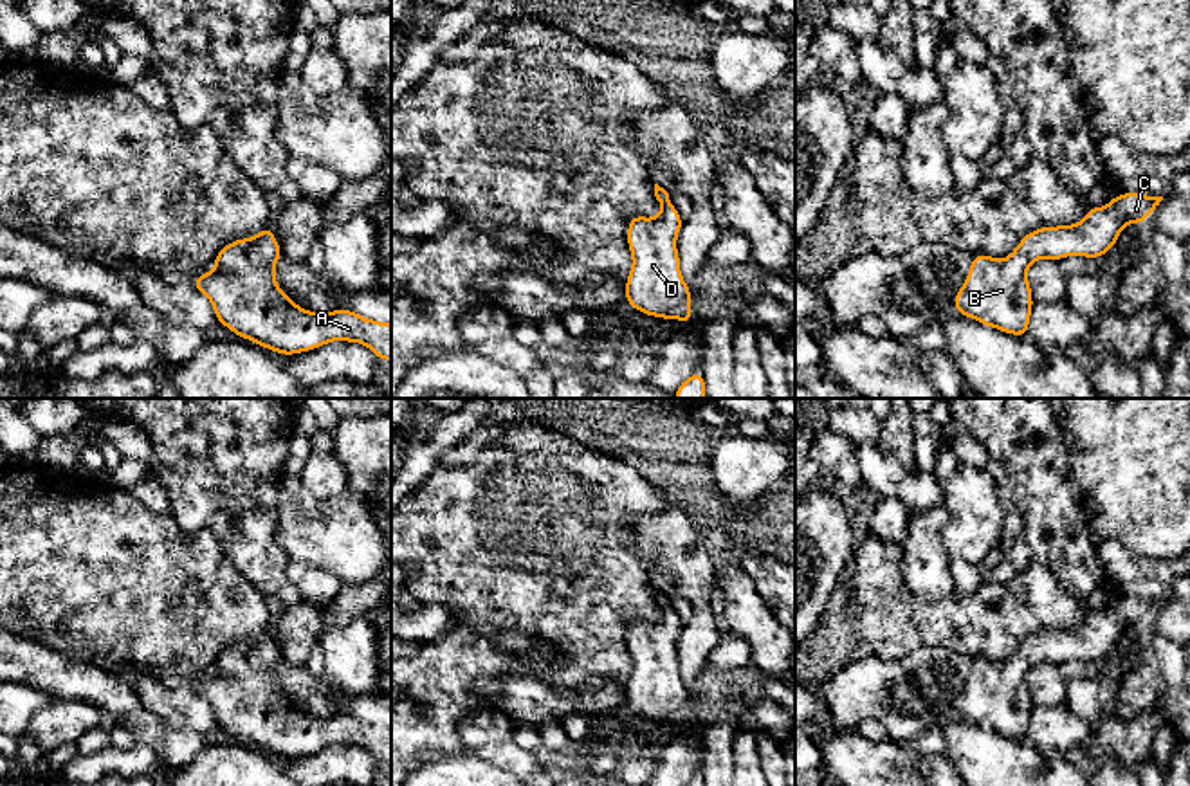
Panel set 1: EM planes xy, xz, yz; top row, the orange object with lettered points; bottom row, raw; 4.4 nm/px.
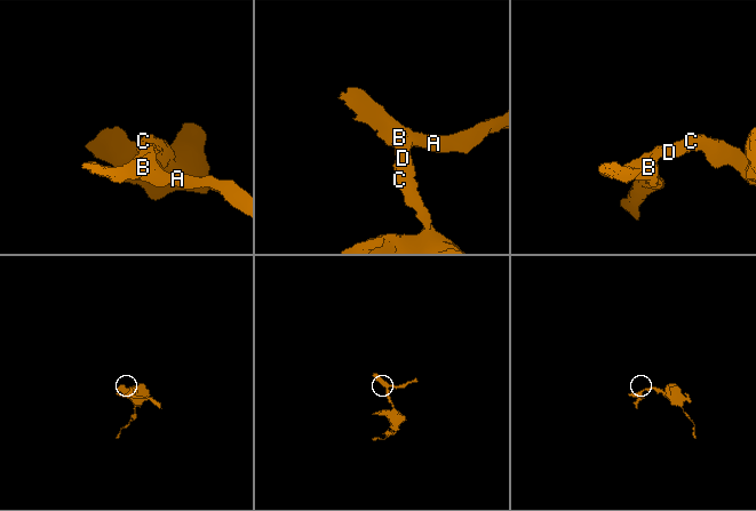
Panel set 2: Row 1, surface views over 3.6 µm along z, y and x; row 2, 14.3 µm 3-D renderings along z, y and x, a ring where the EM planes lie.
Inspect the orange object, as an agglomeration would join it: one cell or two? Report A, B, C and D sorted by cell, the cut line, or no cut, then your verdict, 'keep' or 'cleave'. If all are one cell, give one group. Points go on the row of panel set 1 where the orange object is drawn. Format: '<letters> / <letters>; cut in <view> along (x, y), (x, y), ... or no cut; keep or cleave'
A B C D; no cut; keep

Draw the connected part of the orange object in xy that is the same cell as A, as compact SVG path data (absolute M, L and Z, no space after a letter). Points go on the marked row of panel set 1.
M269 225L220 249L213 260L216 269L200 274L193 285L211 301L218 323L267 350L294 355L348 341L391 361L391 324L344 308L308 312L290 301L276 285L274 267L281 256Z

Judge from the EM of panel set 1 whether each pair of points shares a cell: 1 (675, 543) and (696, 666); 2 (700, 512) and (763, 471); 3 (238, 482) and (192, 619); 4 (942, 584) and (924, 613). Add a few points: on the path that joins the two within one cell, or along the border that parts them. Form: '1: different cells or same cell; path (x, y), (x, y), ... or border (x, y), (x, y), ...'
1: same cell; path (689, 574), (700, 592), (700, 635)
2: different cells; border (767, 489), (747, 507), (734, 505), (722, 493)
3: different cells; border (179, 525), (188, 532), (210, 530), (242, 574)
4: different cells; border (900, 572), (922, 599), (956, 590)

